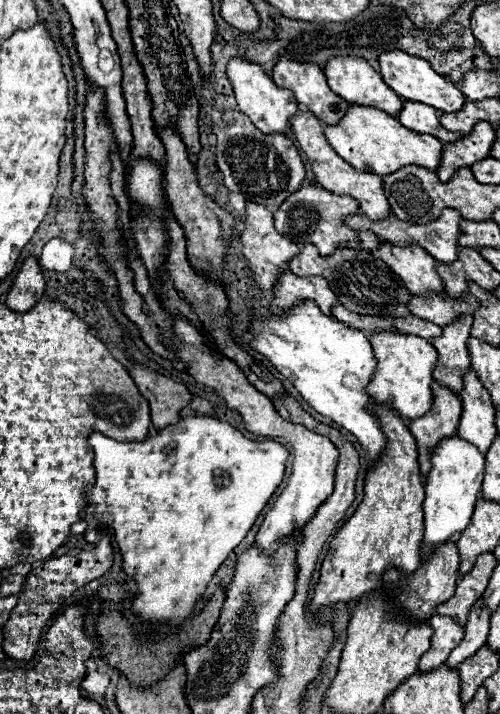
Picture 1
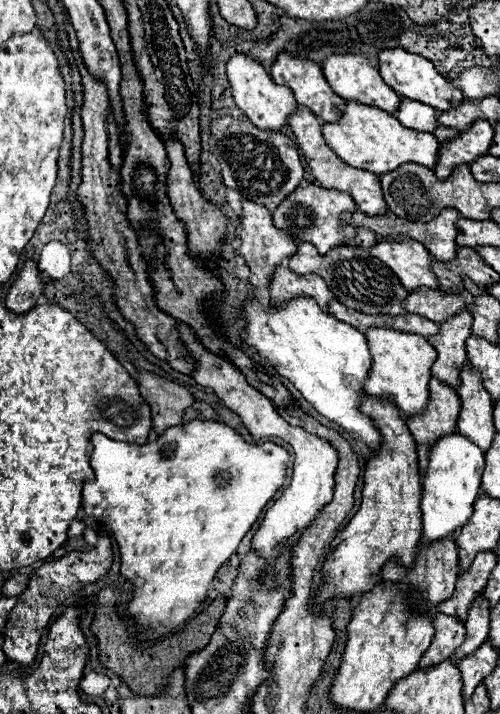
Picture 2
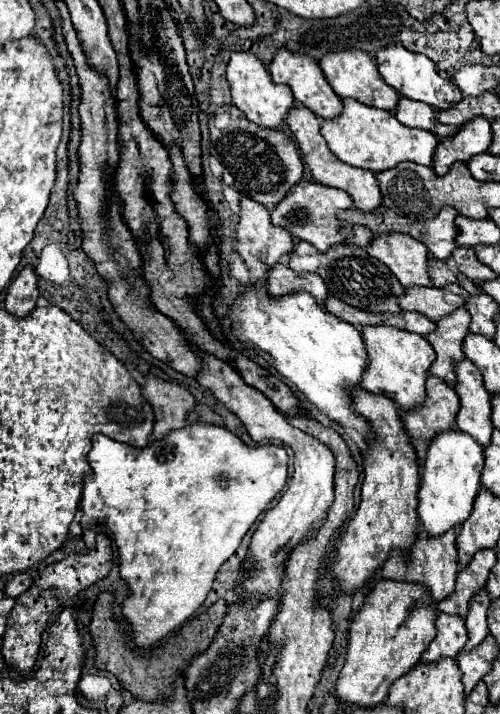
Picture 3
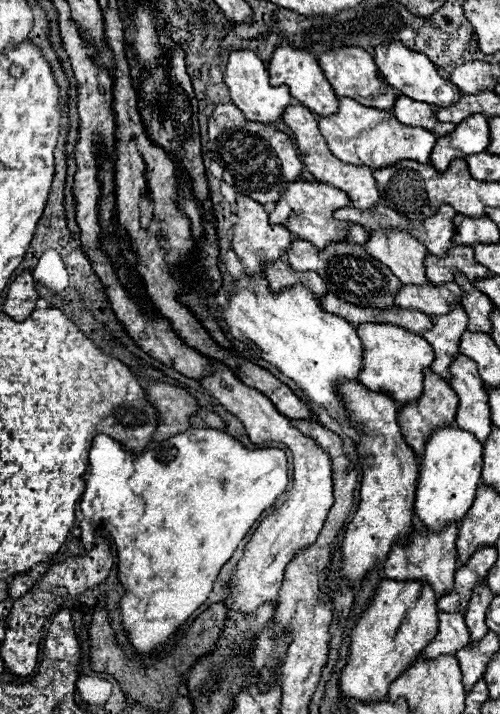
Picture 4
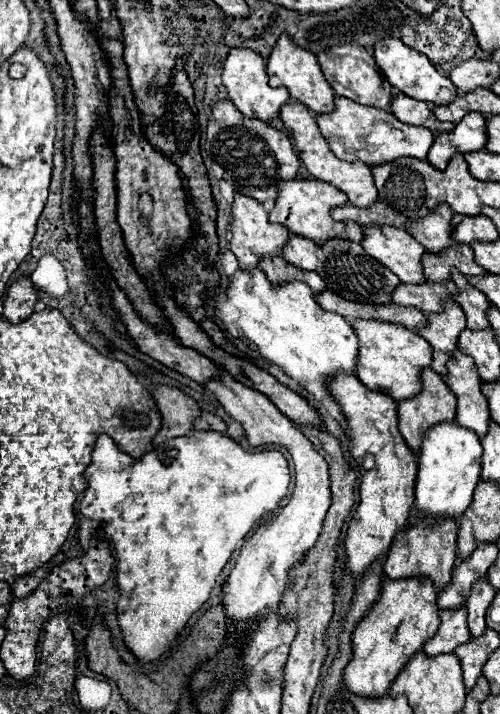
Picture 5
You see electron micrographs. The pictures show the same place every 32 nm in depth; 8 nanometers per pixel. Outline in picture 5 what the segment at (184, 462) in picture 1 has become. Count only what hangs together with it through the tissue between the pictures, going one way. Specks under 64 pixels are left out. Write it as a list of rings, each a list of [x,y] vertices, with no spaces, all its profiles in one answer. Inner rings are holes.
[[[192,430],[186,436],[176,436],[168,442],[164,442],[164,444],[160,444],[152,452],[144,454],[140,460],[134,460],[132,456],[120,452],[112,438],[108,438],[106,434],[100,434],[96,438],[96,444],[94,444],[94,450],[92,450],[92,464],[86,470],[86,480],[88,480],[88,488],[86,488],[84,498],[80,502],[80,512],[84,514],[84,520],[80,520],[80,542],[82,542],[82,546],[86,546],[86,538],[90,538],[90,532],[94,532],[102,538],[108,538],[114,544],[114,550],[116,550],[116,556],[118,556],[116,578],[118,578],[118,586],[120,586],[118,624],[122,628],[122,636],[124,636],[126,646],[134,652],[134,656],[138,660],[148,664],[148,662],[160,660],[168,652],[168,648],[172,646],[176,636],[182,632],[182,628],[190,620],[190,616],[210,598],[210,592],[216,584],[216,578],[220,576],[222,568],[230,560],[238,542],[244,540],[244,536],[250,532],[250,528],[254,524],[258,524],[264,518],[268,518],[270,514],[274,514],[274,510],[280,506],[280,500],[288,494],[290,472],[288,472],[288,462],[284,458],[284,454],[278,452],[278,450],[246,452],[238,442],[234,442],[226,434],[220,434],[220,432],[214,432],[214,430]]]

